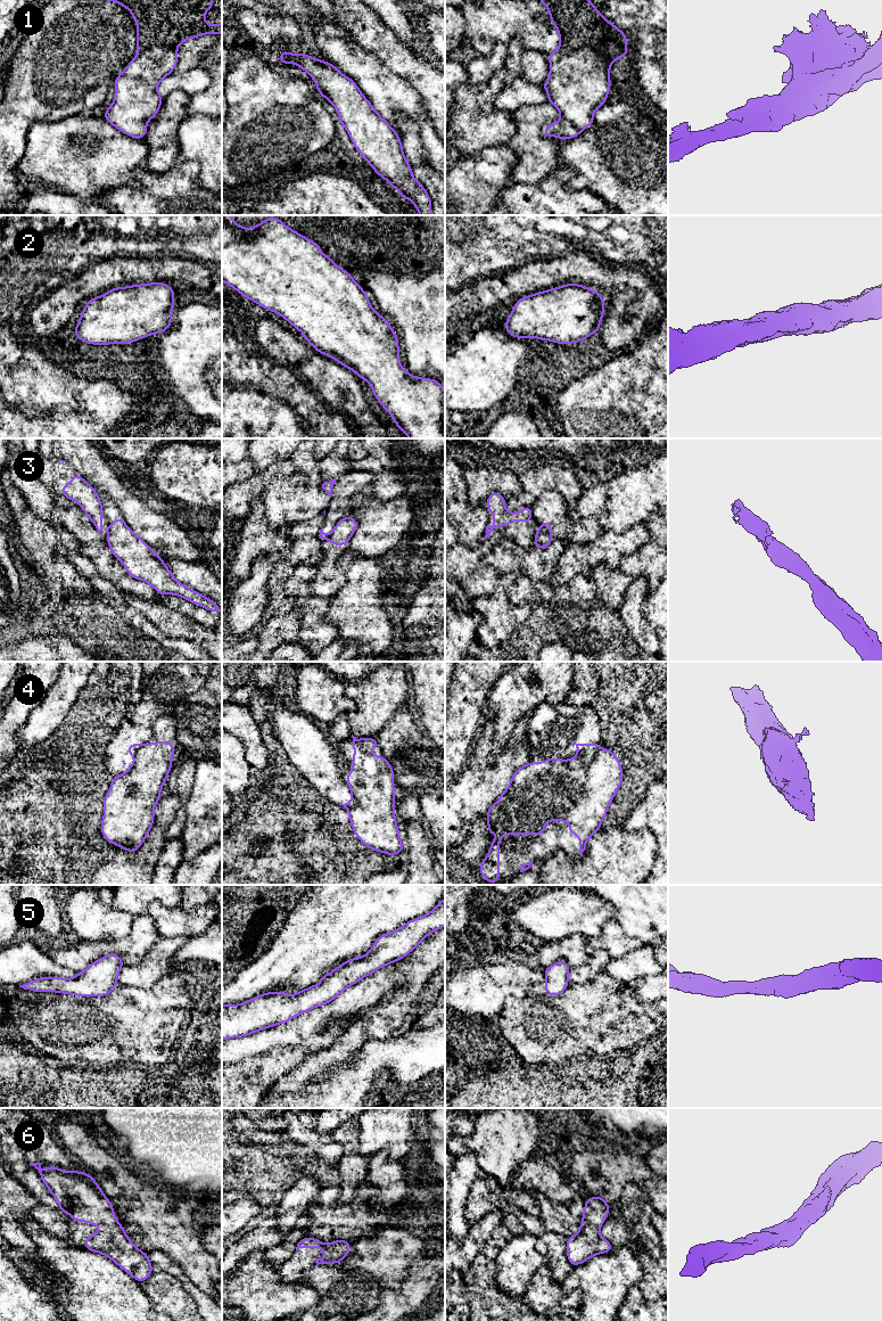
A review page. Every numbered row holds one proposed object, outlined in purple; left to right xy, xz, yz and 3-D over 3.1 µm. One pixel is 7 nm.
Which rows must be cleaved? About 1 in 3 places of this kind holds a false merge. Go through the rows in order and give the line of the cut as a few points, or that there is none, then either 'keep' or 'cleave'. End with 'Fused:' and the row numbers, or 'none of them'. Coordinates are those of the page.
1: no cut | keep
2: no cut | keep
3: xz (331, 534), (327, 538) | cleave
4: yz (599, 748), (590, 761), (586, 761), (577, 753) | cleave
5: no cut | keep
6: no cut | keep
Fused: 3, 4

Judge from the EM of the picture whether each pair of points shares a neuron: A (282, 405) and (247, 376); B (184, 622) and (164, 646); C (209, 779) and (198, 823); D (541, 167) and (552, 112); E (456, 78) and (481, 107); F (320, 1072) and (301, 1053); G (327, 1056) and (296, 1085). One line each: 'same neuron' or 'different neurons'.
A: same neuron
B: different neurons
C: same neuron
D: same neuron
E: different neurons
F: different neurons
G: same neuron

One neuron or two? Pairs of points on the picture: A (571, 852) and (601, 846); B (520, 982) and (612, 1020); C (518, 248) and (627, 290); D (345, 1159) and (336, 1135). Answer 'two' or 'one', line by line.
A: two
B: two
C: two
D: one

